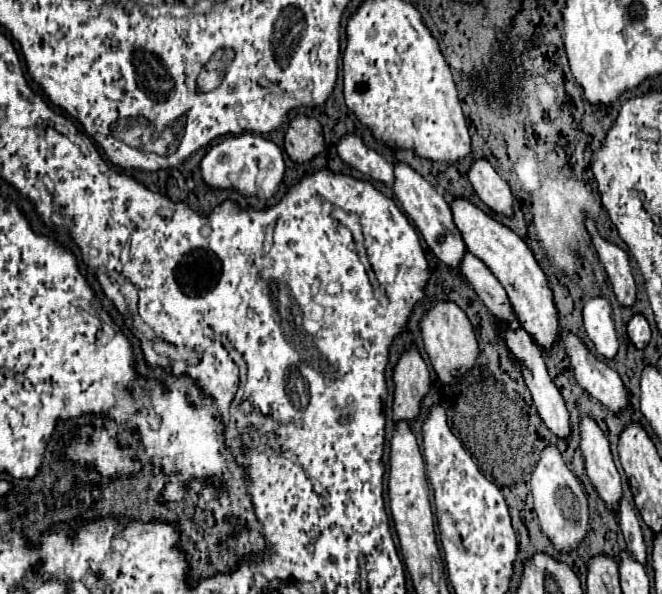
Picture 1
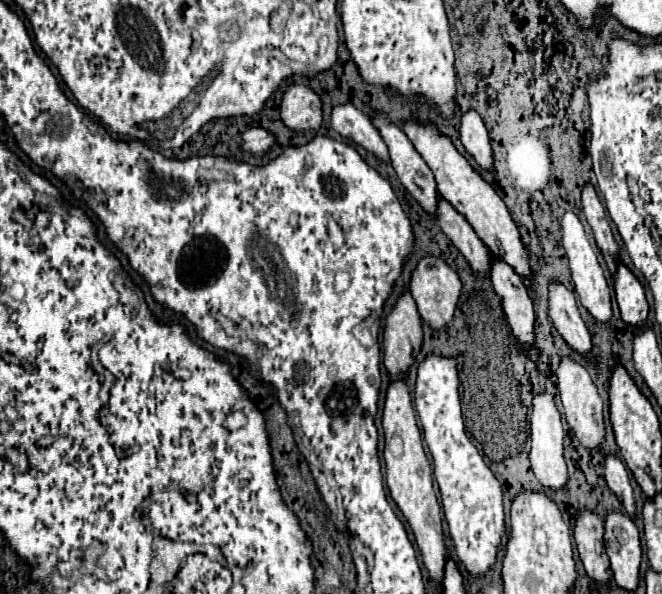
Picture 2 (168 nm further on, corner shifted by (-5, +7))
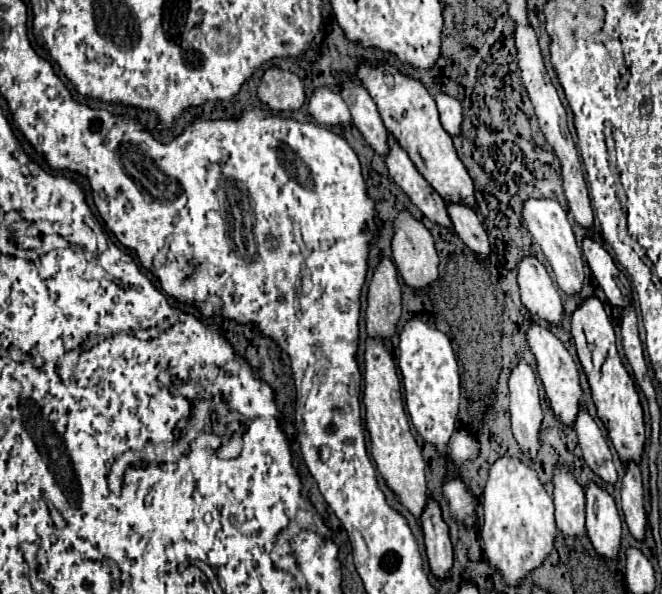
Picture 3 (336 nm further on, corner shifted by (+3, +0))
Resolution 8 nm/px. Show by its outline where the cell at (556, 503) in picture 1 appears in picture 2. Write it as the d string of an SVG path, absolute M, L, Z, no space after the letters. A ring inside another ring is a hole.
M540 393L534 397L532 413L530 413L530 463L536 479L542 487L548 487L552 491L564 491L568 485L568 467L564 459L564 427L560 419L560 411L554 405L554 399L550 393Z

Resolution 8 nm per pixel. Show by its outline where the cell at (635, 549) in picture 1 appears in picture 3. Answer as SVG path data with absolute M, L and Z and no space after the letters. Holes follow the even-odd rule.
M580 404L580 414L576 414L574 430L578 434L578 444L582 448L586 464L604 480L604 482L616 482L618 474L612 462L612 454L608 448L606 438L602 436L598 424L594 418L588 414L586 406Z

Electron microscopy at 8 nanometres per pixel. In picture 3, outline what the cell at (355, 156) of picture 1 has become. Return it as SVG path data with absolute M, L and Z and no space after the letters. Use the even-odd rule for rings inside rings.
M318 86L308 102L308 110L318 124L324 126L348 126L350 110L342 96L326 86Z

